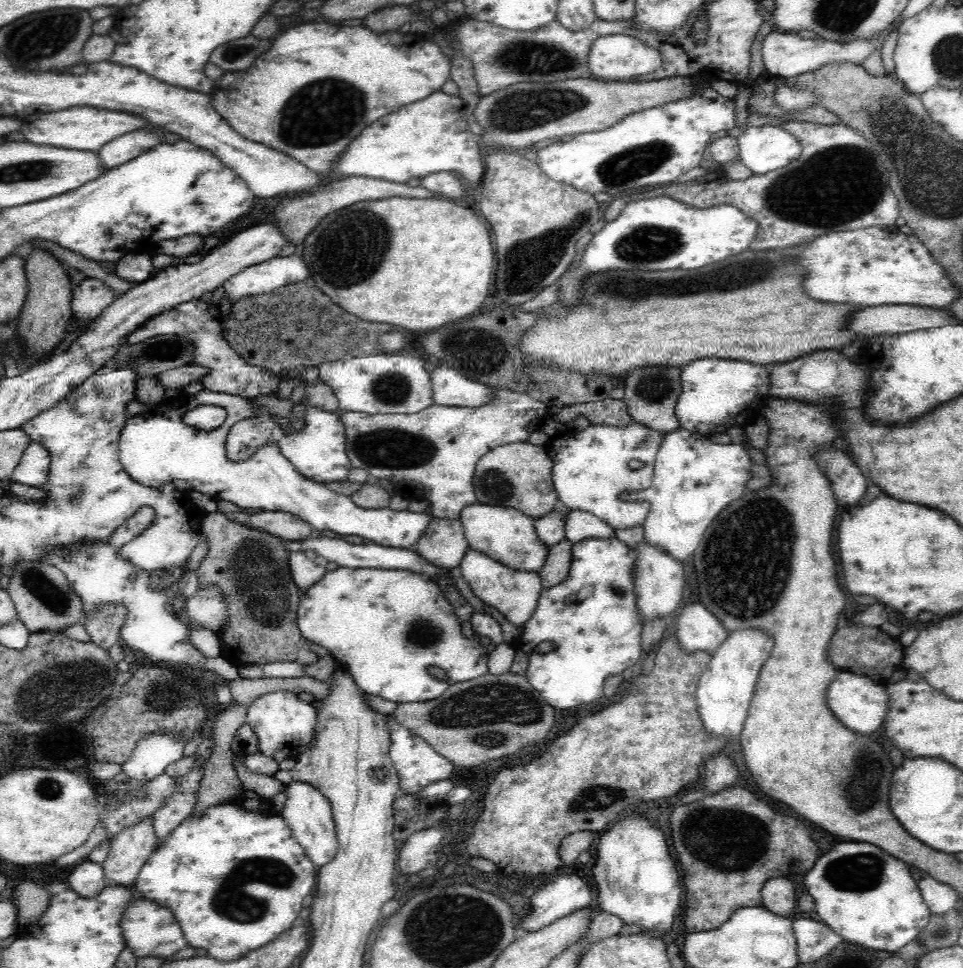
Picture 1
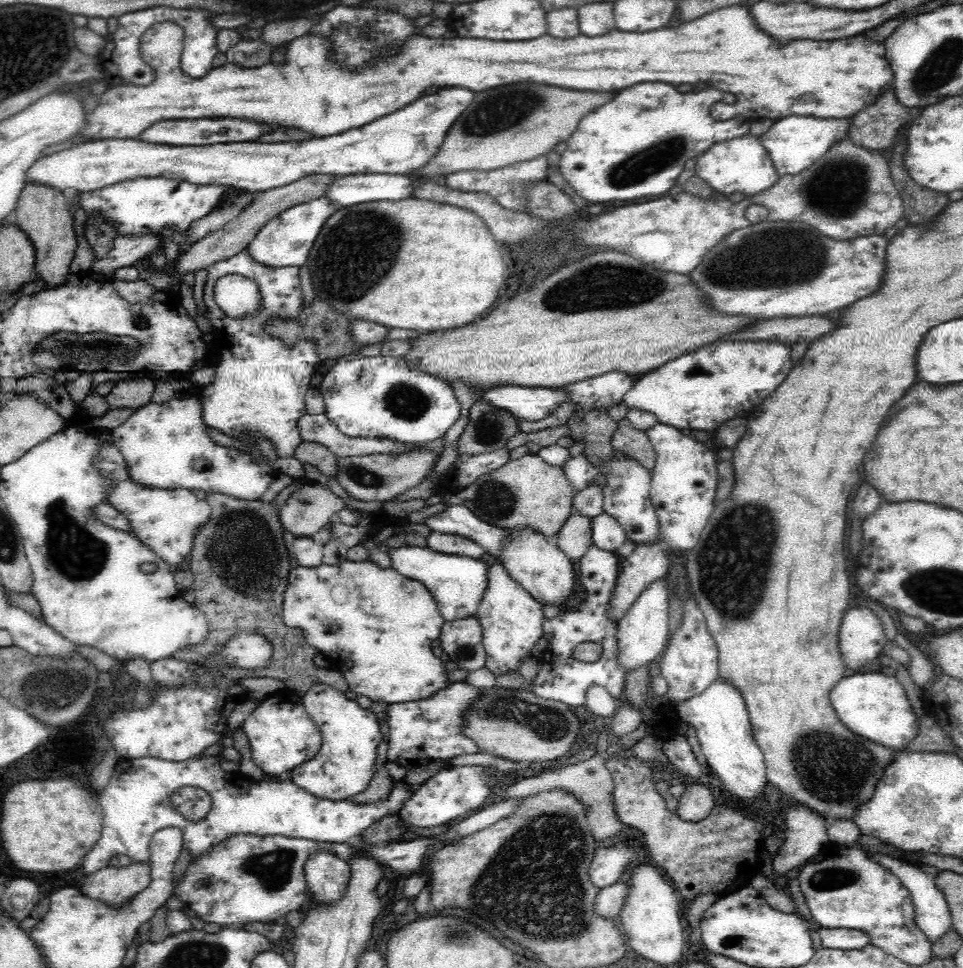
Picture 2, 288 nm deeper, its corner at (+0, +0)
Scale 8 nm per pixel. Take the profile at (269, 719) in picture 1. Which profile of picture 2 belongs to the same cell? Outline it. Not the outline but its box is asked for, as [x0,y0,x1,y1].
[240,696,322,776]

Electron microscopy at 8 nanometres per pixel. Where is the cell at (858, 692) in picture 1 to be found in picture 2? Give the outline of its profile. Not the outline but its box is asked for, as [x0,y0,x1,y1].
[830,672,918,752]

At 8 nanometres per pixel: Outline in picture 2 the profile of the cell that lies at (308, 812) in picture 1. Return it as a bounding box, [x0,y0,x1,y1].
[306,852,350,904]

